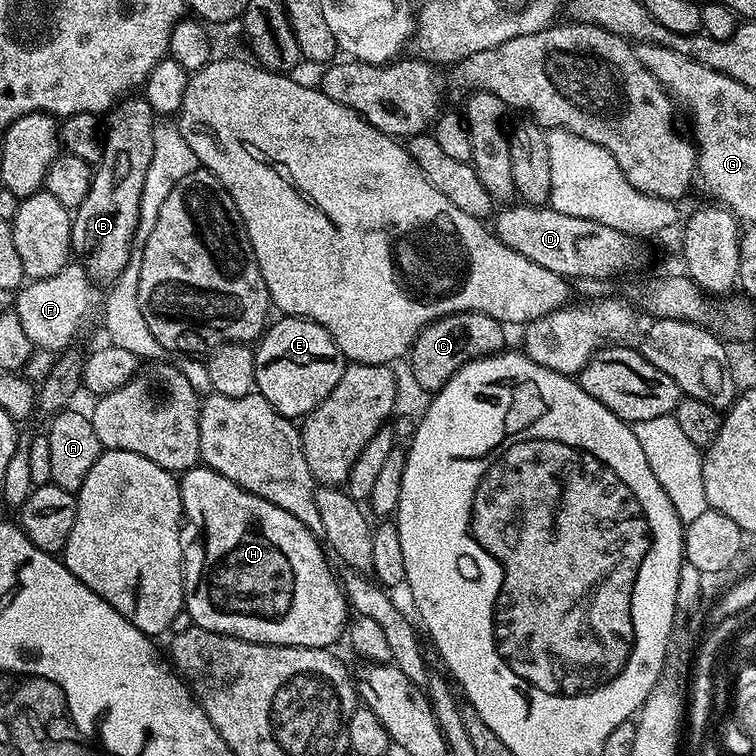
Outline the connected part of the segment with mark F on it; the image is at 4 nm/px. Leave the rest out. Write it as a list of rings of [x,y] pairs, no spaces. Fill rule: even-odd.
[[[70,262],[58,274],[41,280],[25,283],[15,293],[14,310],[22,322],[30,342],[37,348],[59,354],[71,349],[76,335],[88,324],[92,315],[97,315],[98,305],[101,303],[101,293],[96,293],[97,285],[88,274],[83,263]]]

